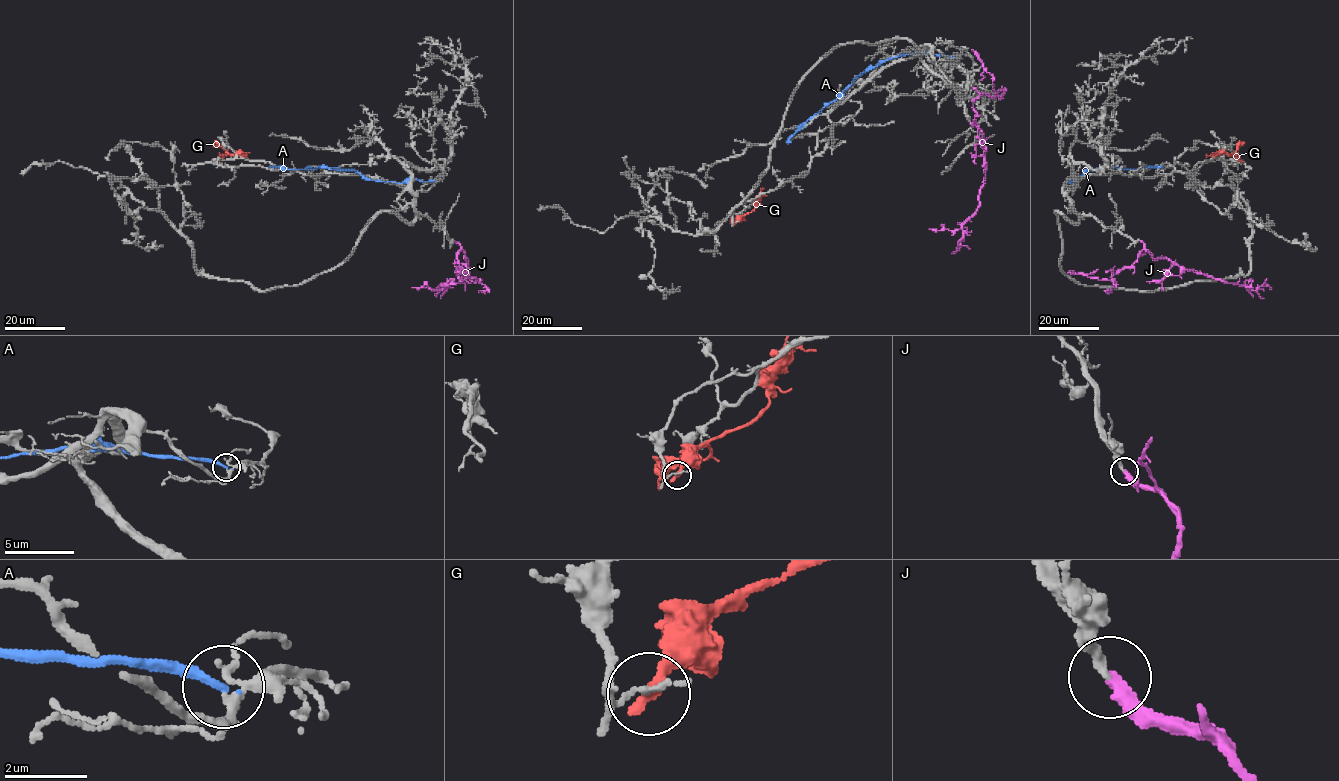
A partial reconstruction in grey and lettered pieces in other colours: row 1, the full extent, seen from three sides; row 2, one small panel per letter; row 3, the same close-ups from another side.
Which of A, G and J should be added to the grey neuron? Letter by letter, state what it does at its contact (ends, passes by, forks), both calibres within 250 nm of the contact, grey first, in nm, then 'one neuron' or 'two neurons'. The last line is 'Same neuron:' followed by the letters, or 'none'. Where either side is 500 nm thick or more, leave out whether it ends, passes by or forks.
A: it ends; calibres 190 and 240 nm; two neurons
G: it ends; calibres 100 and 320 nm; two neurons
J: it ends; calibres 260 and 360 nm; one neuron
Same neuron: J

